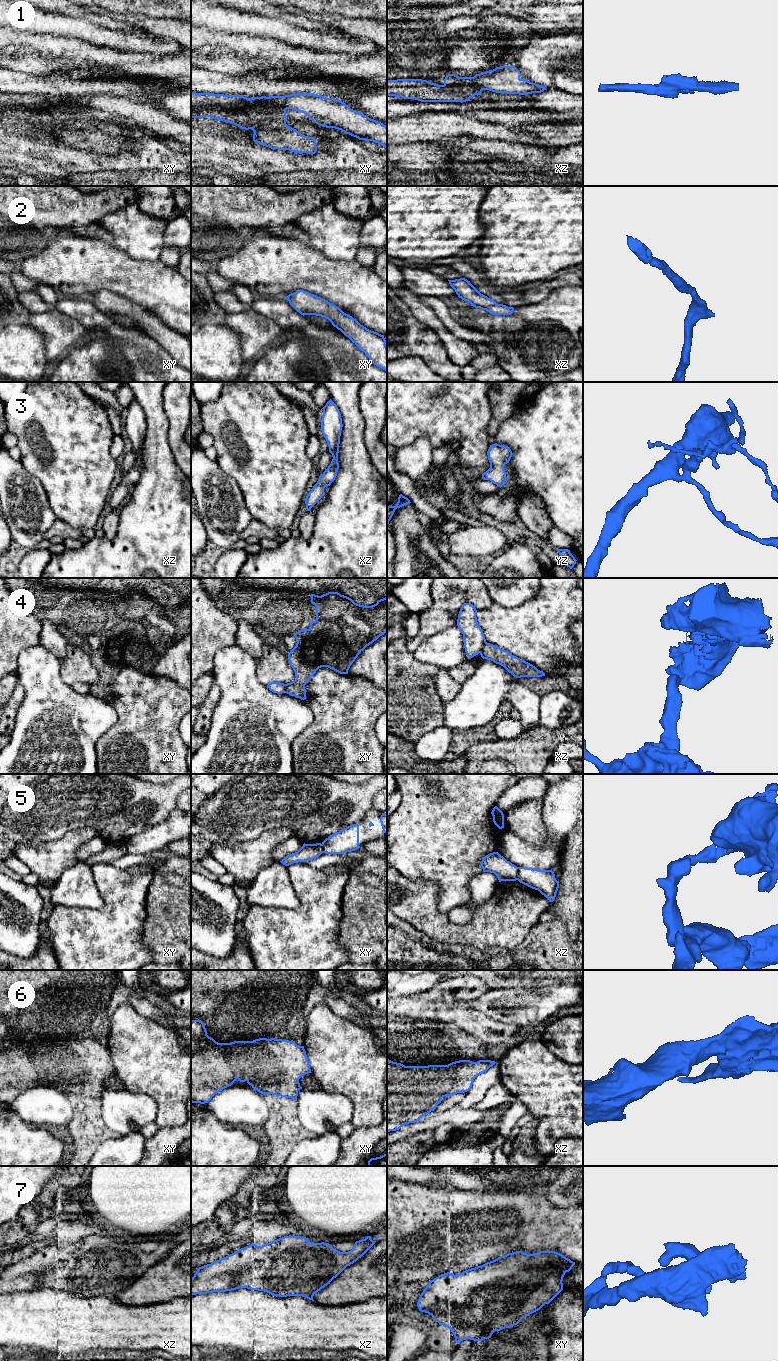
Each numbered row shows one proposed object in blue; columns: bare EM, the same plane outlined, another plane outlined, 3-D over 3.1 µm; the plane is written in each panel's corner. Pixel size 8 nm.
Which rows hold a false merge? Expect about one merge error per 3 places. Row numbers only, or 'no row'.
1, 4, 5

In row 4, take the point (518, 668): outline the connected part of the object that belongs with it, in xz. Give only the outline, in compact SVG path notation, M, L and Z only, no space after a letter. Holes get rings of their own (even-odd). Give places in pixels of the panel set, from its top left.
M487 642L482 647L480 655L483 659L491 660L494 663L503 666L516 678L545 676L543 671L538 670L532 664L519 659L498 646Z

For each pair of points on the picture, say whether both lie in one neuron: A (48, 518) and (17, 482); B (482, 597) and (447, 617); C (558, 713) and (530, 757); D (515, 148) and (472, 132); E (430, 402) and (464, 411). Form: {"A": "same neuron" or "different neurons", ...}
{"A": "same neuron", "B": "same neuron", "C": "different neurons", "D": "different neurons", "E": "same neuron"}

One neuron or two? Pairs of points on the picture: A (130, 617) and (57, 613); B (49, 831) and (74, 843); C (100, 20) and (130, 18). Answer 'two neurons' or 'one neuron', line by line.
A: one neuron
B: two neurons
C: two neurons

